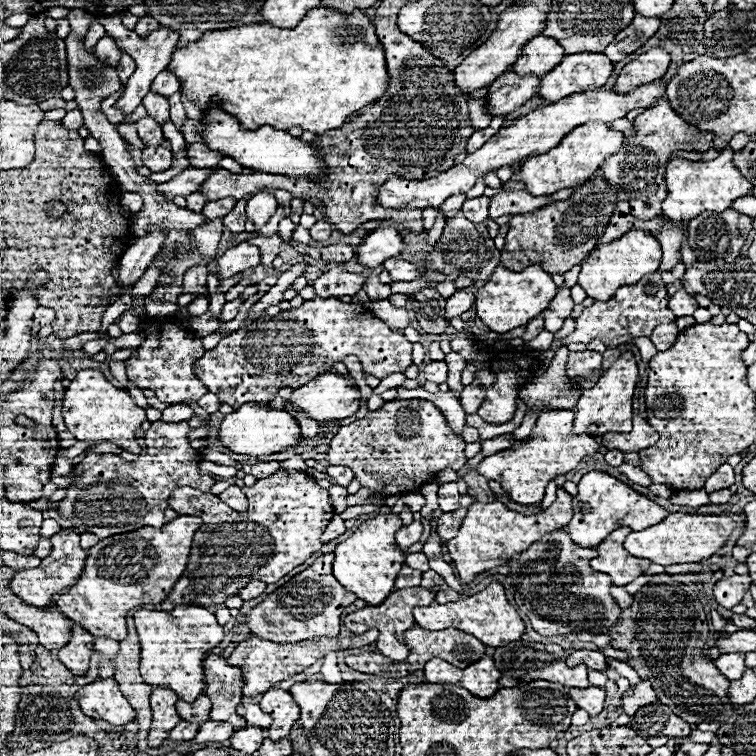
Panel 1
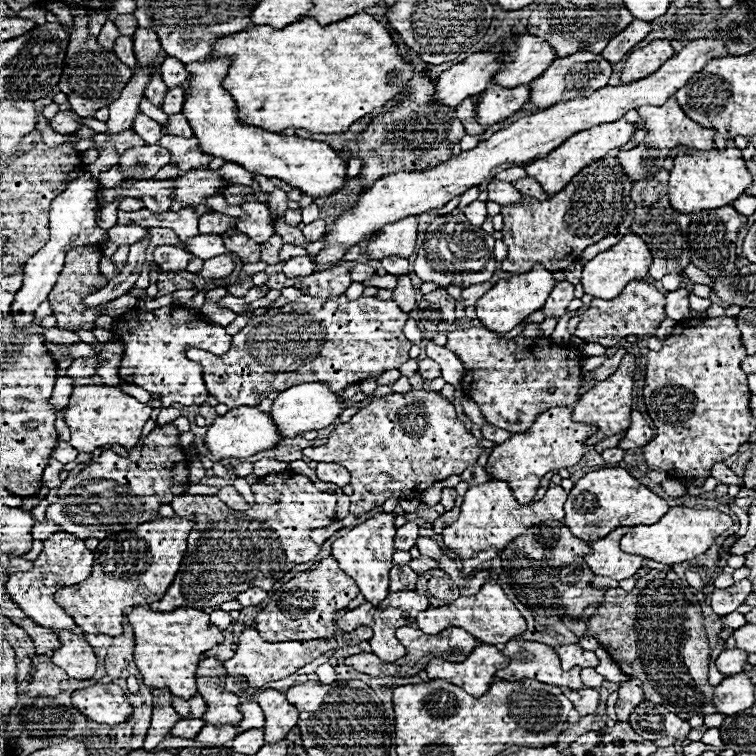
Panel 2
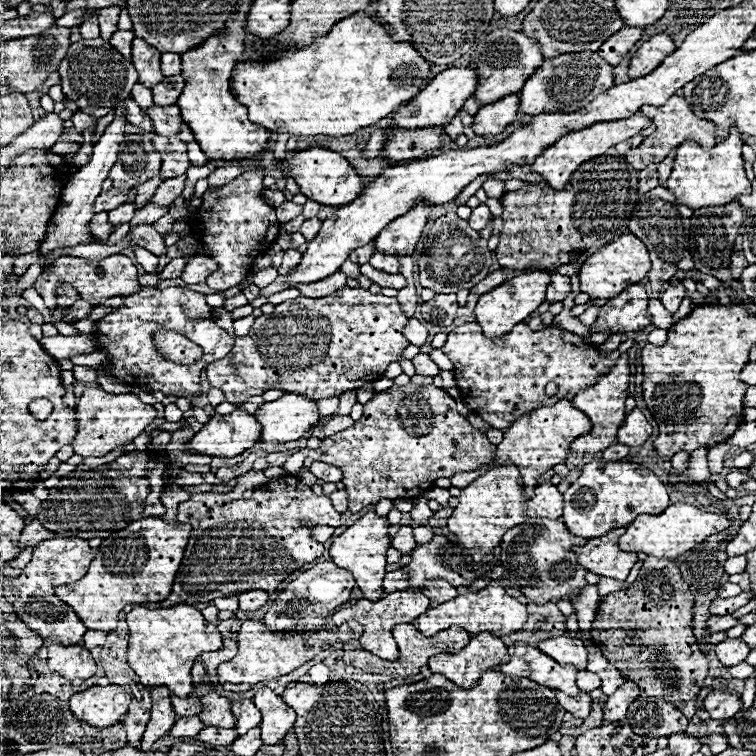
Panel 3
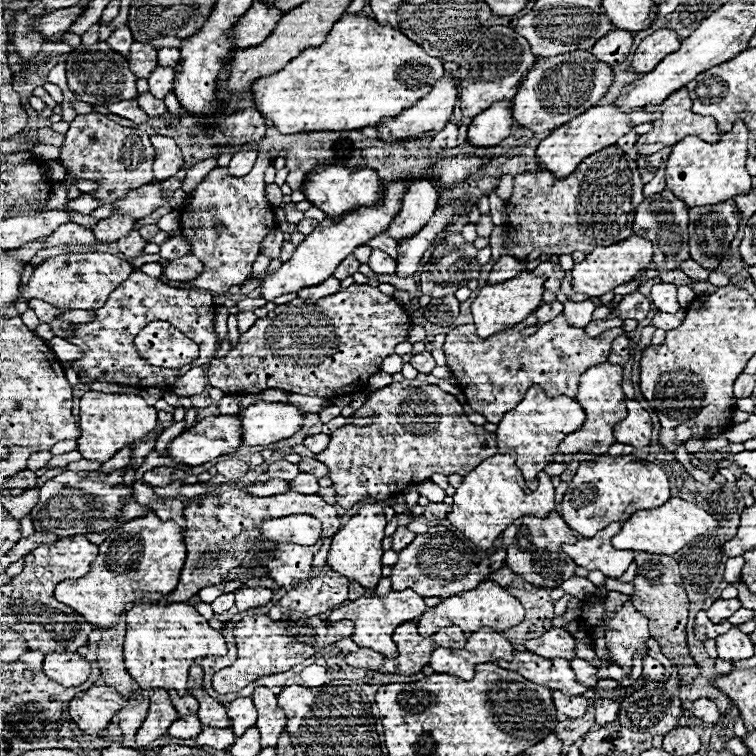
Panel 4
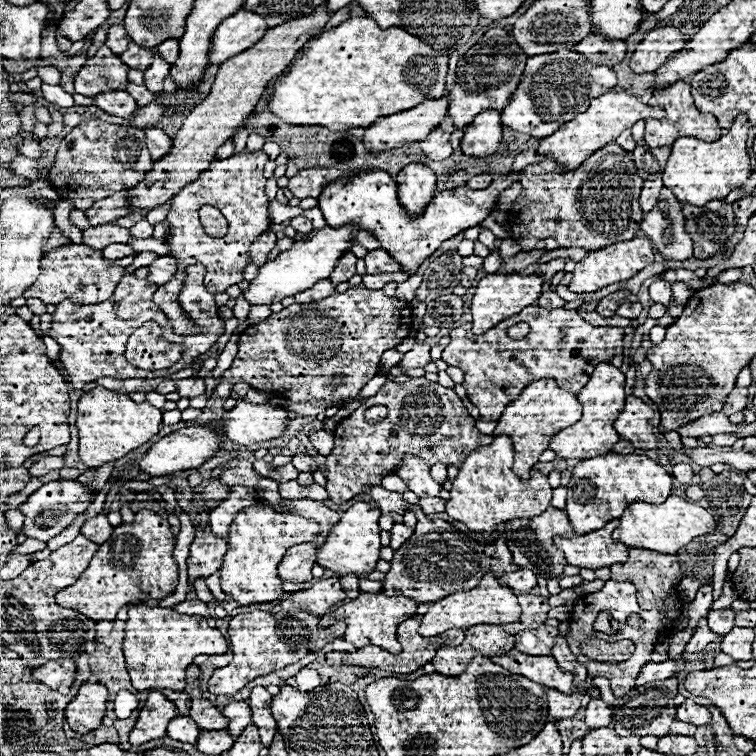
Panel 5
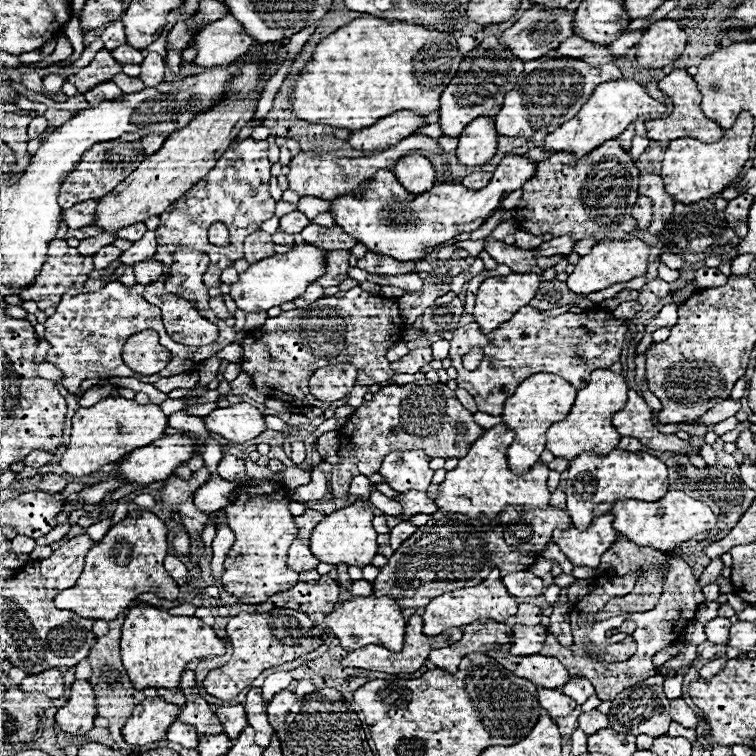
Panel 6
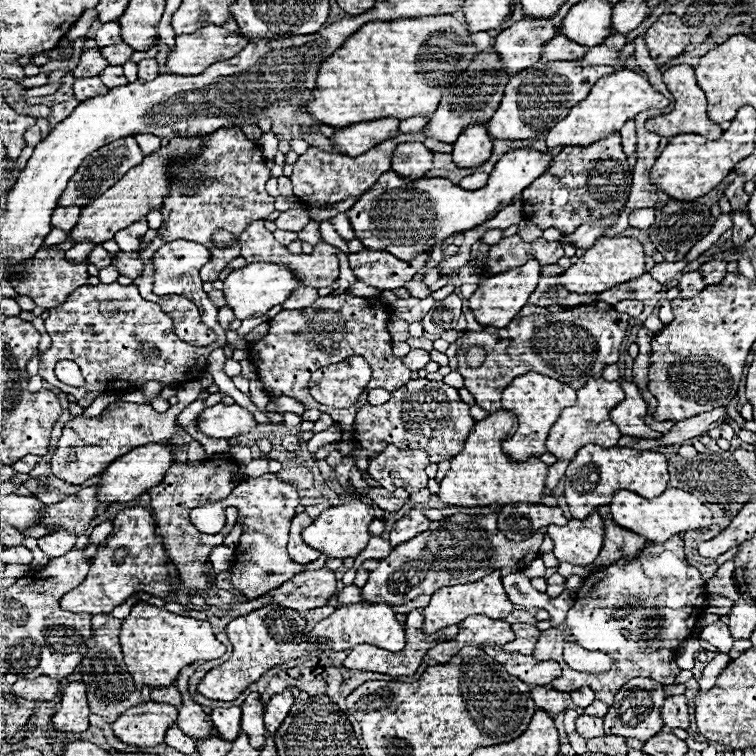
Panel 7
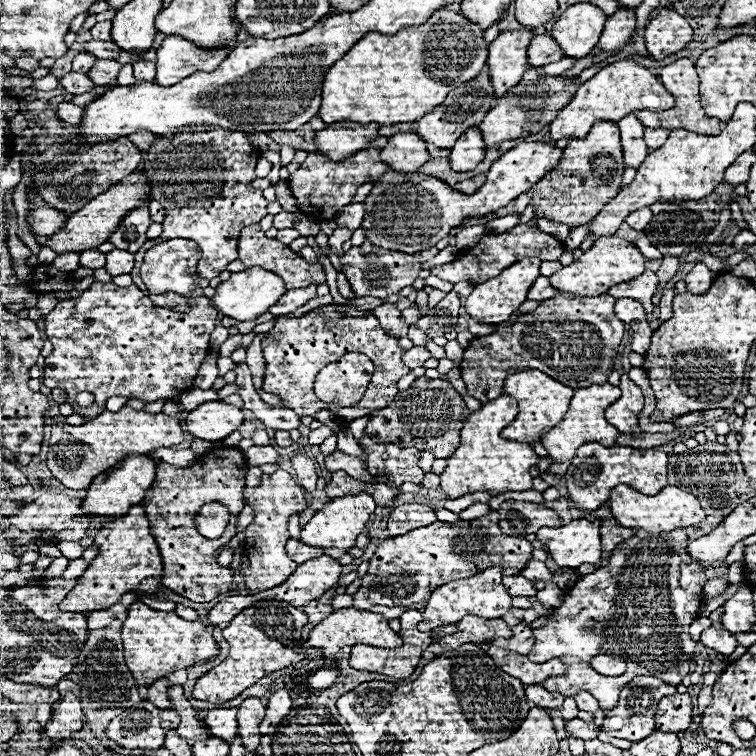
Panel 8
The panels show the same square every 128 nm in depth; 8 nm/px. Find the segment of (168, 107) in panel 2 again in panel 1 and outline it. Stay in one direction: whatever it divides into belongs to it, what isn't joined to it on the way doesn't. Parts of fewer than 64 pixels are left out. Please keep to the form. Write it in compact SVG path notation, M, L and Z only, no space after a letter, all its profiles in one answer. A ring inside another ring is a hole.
M172 94L168 98L170 102L170 120L176 124L178 130L182 130L182 122L186 120L186 114L184 114L184 106L182 106L182 100L180 100L180 94Z

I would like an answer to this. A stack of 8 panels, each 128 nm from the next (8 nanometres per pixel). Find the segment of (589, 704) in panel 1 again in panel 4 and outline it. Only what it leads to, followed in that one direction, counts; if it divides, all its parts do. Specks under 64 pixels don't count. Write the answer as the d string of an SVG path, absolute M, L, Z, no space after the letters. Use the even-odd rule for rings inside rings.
M554 690L552 700L556 704L556 710L566 714L568 718L580 718L586 712L586 698L584 696L566 696L566 694Z

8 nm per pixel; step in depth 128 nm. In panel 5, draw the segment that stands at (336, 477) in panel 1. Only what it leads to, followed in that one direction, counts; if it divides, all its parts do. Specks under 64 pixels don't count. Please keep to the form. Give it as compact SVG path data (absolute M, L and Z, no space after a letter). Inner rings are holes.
M294 454L292 456L292 464L300 472L314 472L314 470L318 470L318 464L308 454Z

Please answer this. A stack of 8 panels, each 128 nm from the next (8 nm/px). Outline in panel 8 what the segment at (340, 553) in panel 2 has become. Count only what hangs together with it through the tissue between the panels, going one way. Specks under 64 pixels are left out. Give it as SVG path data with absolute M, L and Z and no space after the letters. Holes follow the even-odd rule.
M362 492L362 494L354 494L354 496L342 496L342 498L332 498L330 502L326 502L314 516L312 520L302 528L300 532L300 540L306 542L308 546L322 546L322 548L340 548L340 550L350 550L358 538L358 534L362 534L364 524L368 522L370 514L374 512L376 502L372 500L370 494Z

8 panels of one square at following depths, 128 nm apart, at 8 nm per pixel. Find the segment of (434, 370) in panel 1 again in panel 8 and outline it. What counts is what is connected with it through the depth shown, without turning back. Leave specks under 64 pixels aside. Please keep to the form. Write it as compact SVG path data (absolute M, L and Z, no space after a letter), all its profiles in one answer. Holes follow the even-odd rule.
M412 346L412 348L406 350L406 354L402 356L402 360L404 360L404 364L406 364L408 368L420 368L420 366L424 366L424 362L426 362L428 358L432 358L432 354L430 354L424 346Z

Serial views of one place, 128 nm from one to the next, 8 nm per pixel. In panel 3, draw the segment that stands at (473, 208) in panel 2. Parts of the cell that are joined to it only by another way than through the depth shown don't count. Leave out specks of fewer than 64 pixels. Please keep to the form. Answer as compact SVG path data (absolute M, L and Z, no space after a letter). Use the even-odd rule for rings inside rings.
M480 204L478 208L472 210L472 216L470 216L470 226L480 232L482 228L486 228L486 224L490 222L490 208L486 204Z

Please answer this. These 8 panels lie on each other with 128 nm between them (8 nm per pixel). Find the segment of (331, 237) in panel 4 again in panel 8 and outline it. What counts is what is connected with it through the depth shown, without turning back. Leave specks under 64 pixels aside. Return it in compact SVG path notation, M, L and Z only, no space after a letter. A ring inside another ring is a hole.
M246 268L244 272L236 272L226 282L222 282L216 288L216 294L210 298L210 302L220 314L246 322L246 320L256 320L260 314L268 312L268 308L274 306L274 302L278 302L278 298L284 292L286 292L284 282L276 274L270 274L268 270L262 268Z

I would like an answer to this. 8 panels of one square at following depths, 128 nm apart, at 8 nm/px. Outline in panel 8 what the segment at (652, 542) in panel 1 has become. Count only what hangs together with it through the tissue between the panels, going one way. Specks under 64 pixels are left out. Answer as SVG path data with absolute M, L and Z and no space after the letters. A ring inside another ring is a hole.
M618 484L612 488L610 508L612 508L612 516L616 518L616 522L620 526L640 528L646 532L670 532L676 528L696 526L706 518L704 508L698 504L698 500L692 494L688 494L676 486L664 486L656 496L646 496L638 490L634 490L632 486Z

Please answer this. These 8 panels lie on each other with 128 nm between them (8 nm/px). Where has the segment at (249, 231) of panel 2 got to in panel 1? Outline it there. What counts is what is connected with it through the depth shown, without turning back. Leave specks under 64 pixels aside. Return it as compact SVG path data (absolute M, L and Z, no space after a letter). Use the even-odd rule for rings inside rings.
M258 192L248 200L248 212L256 228L262 228L270 220L274 210L276 210L276 198L268 192Z

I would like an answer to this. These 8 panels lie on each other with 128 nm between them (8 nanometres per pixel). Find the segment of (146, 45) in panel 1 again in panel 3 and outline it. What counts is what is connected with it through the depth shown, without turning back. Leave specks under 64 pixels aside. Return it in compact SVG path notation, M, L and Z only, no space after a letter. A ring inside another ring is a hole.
M122 104L116 106L116 118L114 122L104 130L104 134L100 136L100 140L94 144L94 152L92 152L92 158L90 162L78 170L72 178L72 182L66 184L64 192L62 192L62 208L54 214L54 230L48 234L48 238L42 242L42 256L44 254L50 254L54 248L58 246L74 246L74 244L88 244L90 242L90 232L88 232L88 222L92 220L94 212L92 212L92 202L94 198L100 194L100 186L102 182L108 178L108 172L110 172L110 166L114 166L114 158L118 154L118 142L122 142L122 134L124 134L124 124L126 124L126 118L122 116Z

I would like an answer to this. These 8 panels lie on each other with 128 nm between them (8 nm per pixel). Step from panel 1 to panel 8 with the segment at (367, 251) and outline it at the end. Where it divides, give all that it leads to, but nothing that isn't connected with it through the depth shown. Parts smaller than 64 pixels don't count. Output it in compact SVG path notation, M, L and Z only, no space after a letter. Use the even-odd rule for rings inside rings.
M398 132L390 136L380 156L382 162L398 172L416 172L422 164L430 160L426 142L414 132Z

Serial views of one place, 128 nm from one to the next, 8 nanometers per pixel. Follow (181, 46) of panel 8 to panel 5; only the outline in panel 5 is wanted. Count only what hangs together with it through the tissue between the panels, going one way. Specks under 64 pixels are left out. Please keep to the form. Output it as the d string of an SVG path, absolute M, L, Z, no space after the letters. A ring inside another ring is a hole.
M238 10L224 18L222 24L212 34L212 46L208 50L210 64L222 64L226 58L240 54L254 46L266 34L266 22L258 14Z

